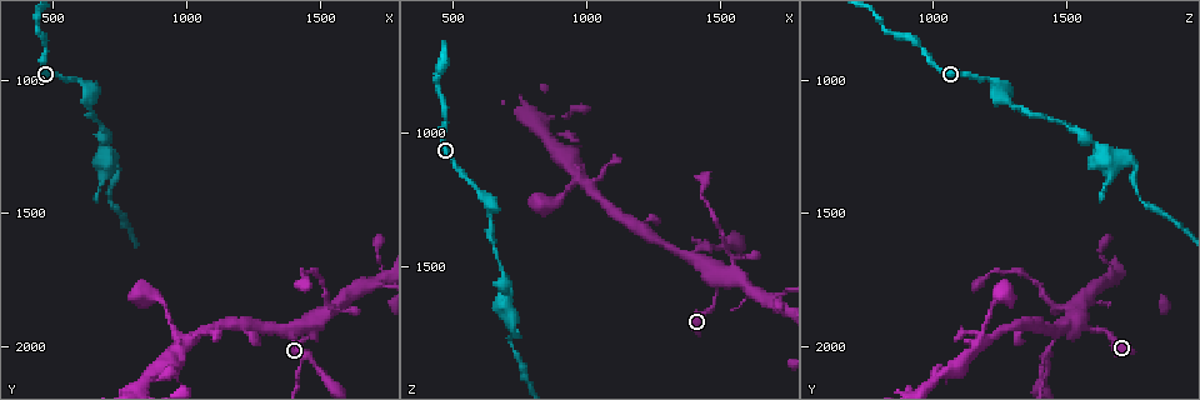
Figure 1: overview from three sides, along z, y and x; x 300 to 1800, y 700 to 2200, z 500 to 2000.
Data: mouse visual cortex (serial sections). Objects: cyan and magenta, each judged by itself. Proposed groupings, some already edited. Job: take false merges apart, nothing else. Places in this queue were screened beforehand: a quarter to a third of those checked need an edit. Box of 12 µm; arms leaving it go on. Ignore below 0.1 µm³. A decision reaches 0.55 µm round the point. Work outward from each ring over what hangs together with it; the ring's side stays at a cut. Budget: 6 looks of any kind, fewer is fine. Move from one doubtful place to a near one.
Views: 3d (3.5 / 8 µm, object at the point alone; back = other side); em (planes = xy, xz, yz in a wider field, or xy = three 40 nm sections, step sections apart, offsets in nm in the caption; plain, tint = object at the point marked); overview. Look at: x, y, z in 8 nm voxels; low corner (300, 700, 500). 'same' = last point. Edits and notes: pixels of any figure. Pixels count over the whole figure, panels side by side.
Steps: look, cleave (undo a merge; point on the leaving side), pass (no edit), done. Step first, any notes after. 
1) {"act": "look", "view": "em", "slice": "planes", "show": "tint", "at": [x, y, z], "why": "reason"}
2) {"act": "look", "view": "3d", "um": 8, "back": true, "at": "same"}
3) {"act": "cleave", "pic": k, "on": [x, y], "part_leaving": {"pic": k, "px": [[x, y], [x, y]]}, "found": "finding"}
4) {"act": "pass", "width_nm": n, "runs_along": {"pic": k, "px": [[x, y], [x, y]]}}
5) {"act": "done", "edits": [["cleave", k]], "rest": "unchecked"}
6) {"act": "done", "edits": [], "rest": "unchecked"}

{"act": "look", "view": "3d", "um": 3.5, "at": [1440, 2020, 1430], "why": "narrows sharply"}

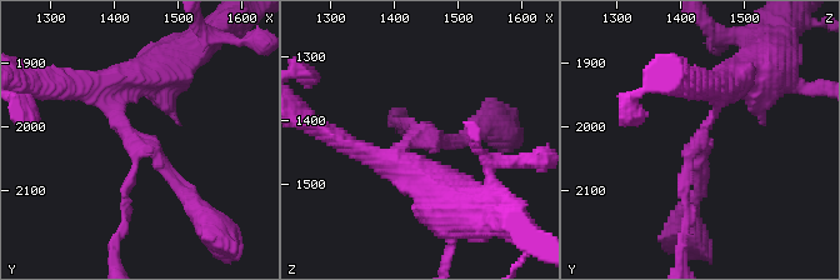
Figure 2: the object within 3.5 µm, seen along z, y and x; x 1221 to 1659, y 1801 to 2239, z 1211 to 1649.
{"act": "look", "view": "em", "slice": "xy", "step": 5, "show": "tint", "at": [1430, 2020, 1430], "why": "shape alone is not enough"}

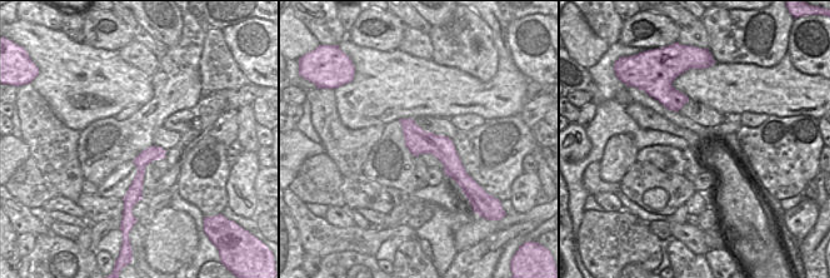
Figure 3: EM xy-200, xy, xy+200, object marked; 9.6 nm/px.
{"act": "pass", "arms": 3, "arm_widths_nm": [100, 150, 250], "runs_along": {"pic": 3, "px": [[404, 122], [461, 173]]}, "found": "one cell here"}

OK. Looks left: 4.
{"act": "look", "view": "em", "slice": "xy", "step": 2, "show": "tint", "at": [990, 1990, 1180], "why": "three arms meet"}

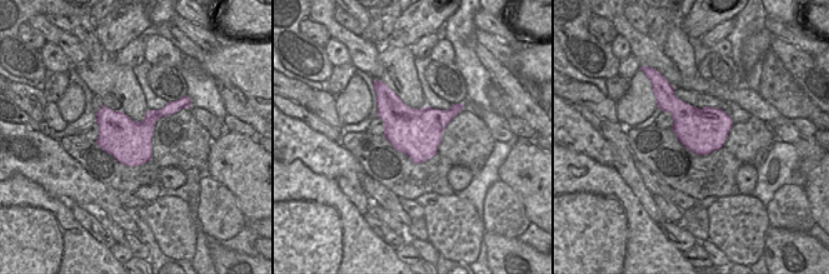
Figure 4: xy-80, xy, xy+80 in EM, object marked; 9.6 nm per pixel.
{"act": "look", "view": "3d", "um": 3.5, "at": "same", "why": "see where the arms go"}

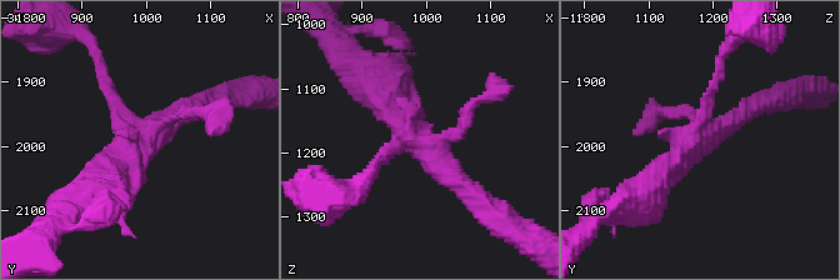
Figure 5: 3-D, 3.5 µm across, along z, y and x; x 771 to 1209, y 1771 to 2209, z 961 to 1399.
{"act": "pass", "width_nm": 480, "runs_along": {"pic": 5, "px": [[479, 199], [436, 164], [383, 90]]}, "found": "one cell here"}

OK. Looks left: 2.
{"act": "look", "view": "3d", "um": 3.5, "at": [720, 1310, 1750], "why": "sharp bend"}

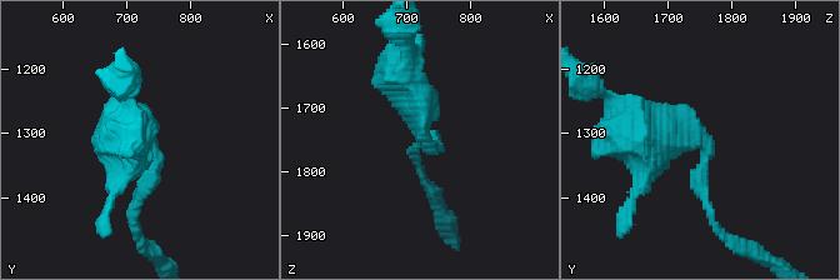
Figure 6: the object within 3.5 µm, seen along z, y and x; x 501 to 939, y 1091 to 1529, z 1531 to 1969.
{"act": "look", "view": "em", "slice": "xy", "step": 5, "show": "tint", "at": [725, 1305, 1750], "arm_widths_nm": [150, 450], "why": "need the tissue"}

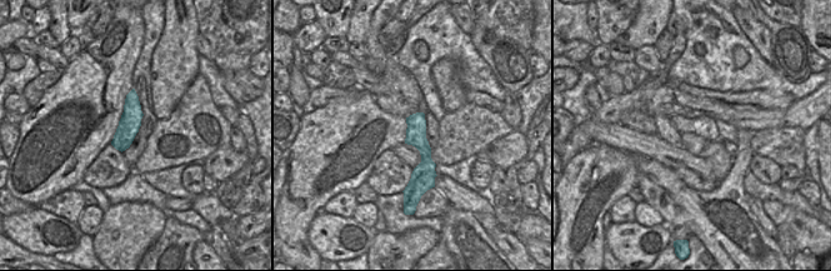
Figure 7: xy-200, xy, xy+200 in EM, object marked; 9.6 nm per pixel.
{"act": "pass", "runs_along": {"pic": 7, "px": [[419, 115], [420, 185]]}, "found": "one cell here"}

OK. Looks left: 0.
{"act": "done", "edits": [], "rest": "unchecked"}

